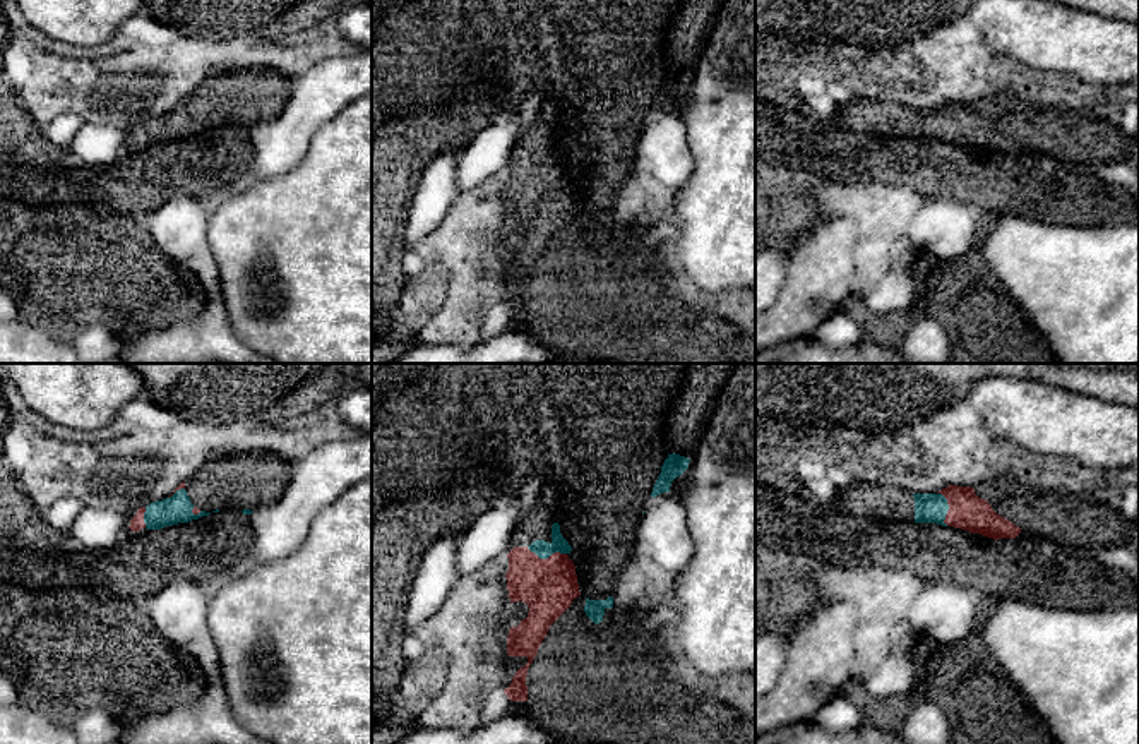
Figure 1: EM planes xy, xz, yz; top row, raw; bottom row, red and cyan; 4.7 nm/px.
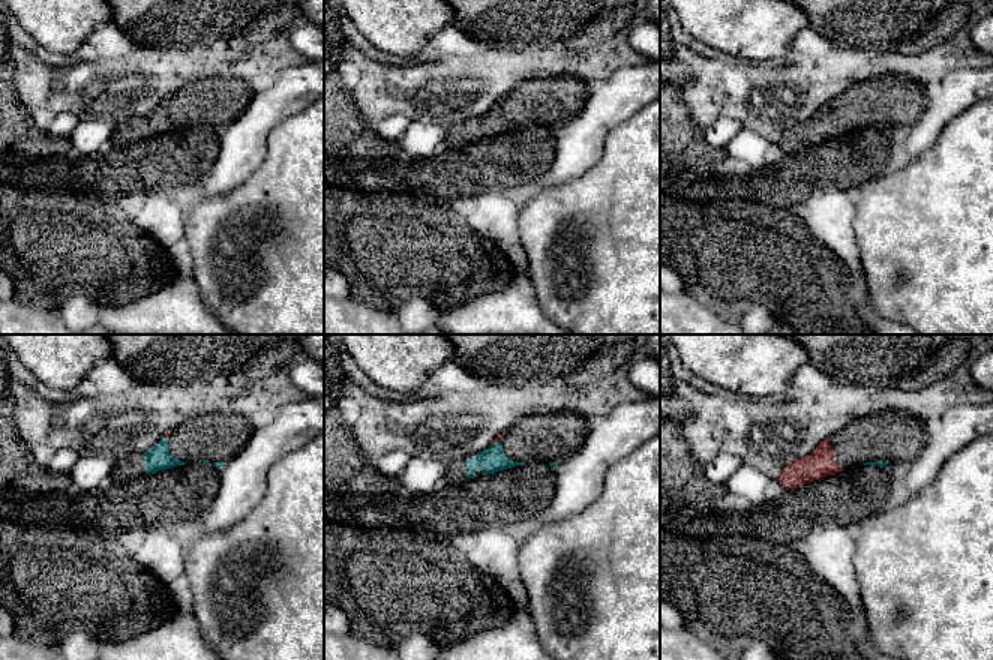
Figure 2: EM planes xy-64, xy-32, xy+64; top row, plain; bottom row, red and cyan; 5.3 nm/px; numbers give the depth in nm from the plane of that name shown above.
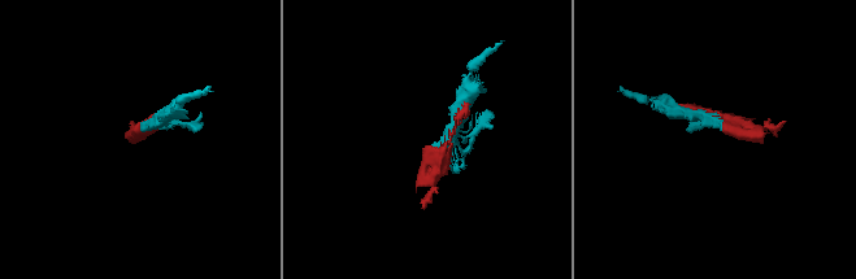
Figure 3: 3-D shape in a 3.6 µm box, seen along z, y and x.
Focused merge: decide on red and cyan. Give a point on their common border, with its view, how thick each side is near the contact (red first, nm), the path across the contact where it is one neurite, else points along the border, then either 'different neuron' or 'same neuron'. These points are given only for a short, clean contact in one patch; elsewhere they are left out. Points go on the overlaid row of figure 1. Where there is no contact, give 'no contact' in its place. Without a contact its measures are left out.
xz (548, 558) | 260/80 nm | same neuron

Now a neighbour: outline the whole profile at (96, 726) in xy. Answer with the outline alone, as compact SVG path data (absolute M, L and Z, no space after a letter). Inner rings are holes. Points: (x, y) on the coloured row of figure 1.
M92 708L75 718L74 734L81 744L110 744L120 737L122 729L106 710Z

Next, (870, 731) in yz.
M865 720L853 730L832 734L822 729L817 722L796 722L790 725L783 725L772 732L762 734L755 737L755 744L908 744L892 732L892 725Z

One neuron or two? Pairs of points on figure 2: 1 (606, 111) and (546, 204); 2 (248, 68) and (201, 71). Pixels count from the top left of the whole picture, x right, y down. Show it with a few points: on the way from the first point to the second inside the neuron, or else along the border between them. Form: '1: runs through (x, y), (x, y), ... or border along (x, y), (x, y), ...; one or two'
1: border along (590, 168), (575, 179), (545, 189); two
2: runs through (236, 68), (213, 68); one

